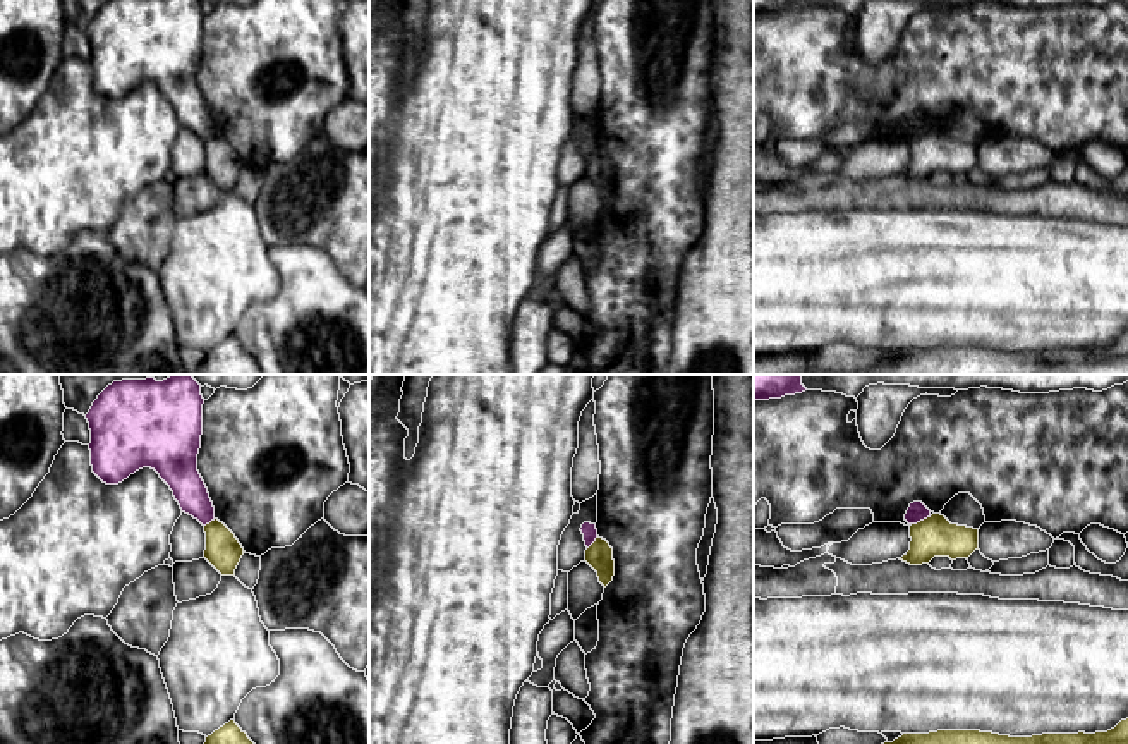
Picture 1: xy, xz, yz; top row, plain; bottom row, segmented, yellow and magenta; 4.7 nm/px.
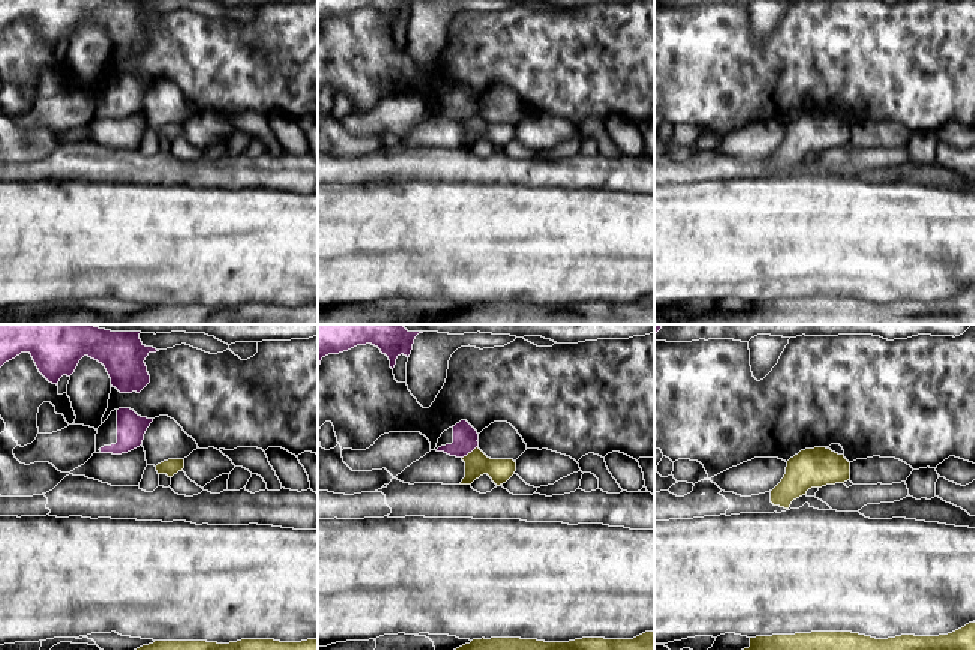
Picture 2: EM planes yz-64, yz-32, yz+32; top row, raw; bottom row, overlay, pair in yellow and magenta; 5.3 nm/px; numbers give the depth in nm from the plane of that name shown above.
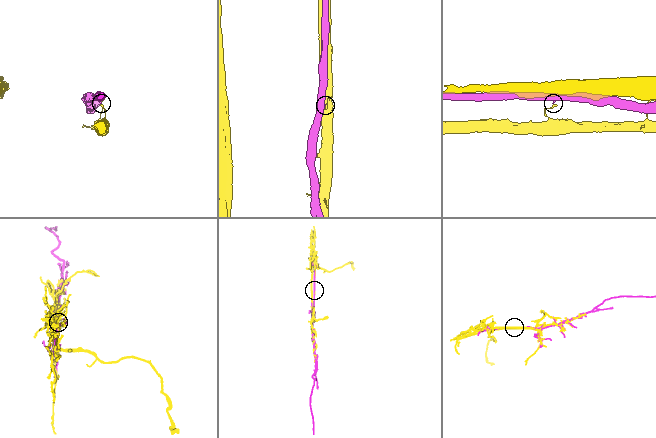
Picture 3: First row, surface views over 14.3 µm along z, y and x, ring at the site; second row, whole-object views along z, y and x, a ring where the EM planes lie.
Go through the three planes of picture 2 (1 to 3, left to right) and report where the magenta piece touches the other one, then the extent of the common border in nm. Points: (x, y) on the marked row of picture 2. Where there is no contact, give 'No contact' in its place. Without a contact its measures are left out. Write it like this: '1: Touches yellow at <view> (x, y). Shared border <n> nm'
1: No contact
2: Touches yellow at yz-32 (471, 452). Shared border 110 nm
3: No contact

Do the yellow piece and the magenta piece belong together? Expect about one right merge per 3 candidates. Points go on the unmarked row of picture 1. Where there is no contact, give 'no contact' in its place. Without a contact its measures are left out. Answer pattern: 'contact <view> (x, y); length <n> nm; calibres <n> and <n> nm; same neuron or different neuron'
contact yz (921, 136); length 100 nm; calibres 190 and 90 nm; different neuron

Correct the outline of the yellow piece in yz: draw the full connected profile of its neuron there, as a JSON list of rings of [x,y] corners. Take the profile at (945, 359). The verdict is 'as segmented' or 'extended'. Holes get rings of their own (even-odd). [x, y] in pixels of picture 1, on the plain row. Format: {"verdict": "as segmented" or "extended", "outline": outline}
{"verdict": "as segmented", "outline": [[[1128,333],[1114,344],[1095,349],[1042,349],[1032,352],[1010,352],[980,345],[937,345],[929,349],[903,349],[893,357],[884,357],[864,371],[822,373],[809,371],[800,375],[1128,375]]]}

